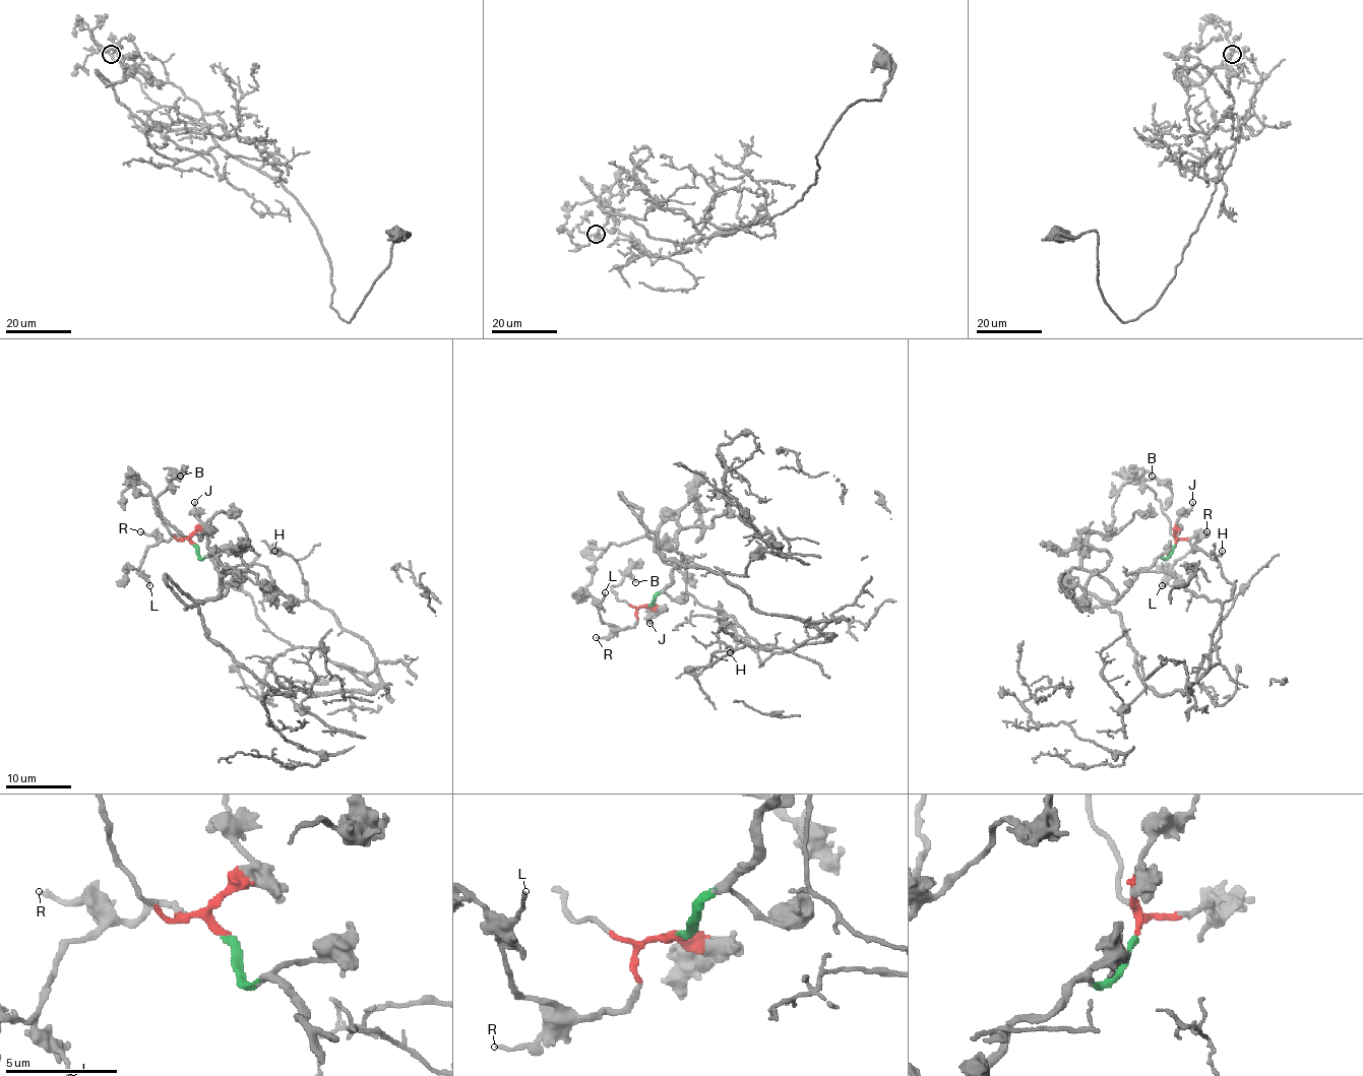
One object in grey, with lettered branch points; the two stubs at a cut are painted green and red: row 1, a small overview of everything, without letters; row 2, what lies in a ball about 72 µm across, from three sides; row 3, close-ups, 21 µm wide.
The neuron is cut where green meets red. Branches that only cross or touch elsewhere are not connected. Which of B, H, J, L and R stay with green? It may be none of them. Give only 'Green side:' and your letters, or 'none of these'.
Green side: H

